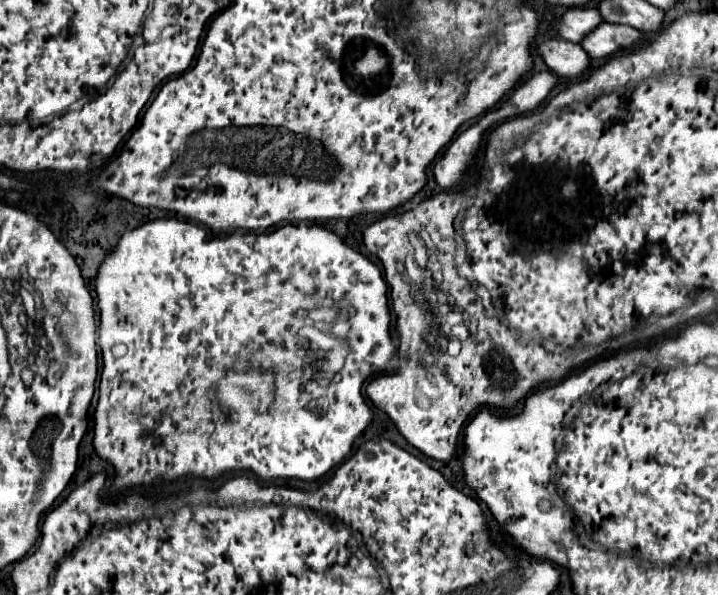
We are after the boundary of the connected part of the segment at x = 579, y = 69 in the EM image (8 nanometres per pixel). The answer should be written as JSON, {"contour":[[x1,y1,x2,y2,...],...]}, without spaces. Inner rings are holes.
{"contour":[[551,38,551,40,539,42,537,52,545,60,545,64,559,76,577,78,589,66,587,52,583,52,579,44,573,44,573,42,561,40,561,38]]}

